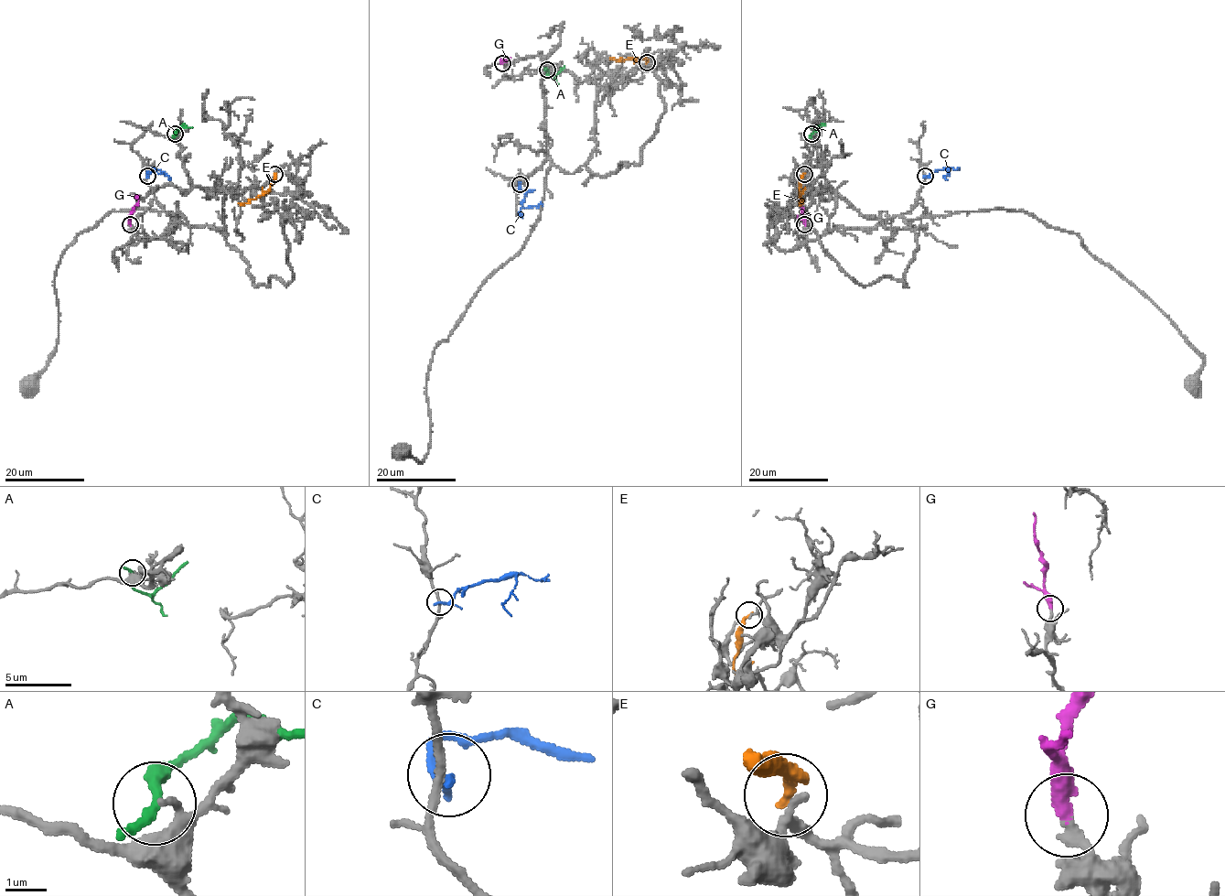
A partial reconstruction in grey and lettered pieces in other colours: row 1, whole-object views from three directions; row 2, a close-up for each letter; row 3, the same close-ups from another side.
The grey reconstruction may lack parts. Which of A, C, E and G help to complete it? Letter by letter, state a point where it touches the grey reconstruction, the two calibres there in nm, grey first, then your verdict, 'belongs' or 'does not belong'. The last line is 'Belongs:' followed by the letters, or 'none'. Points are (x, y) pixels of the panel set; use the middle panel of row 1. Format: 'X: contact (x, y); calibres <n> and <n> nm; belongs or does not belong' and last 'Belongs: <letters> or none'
A: contact (547, 70); calibres 140 and 340 nm; does not belong
C: contact (520, 184); calibres 190 and 160 nm; does not belong
E: contact (647, 62); calibres 240 and 340 nm; does not belong
G: contact (502, 63); calibres 240 and 400 nm; belongs
Belongs: G

